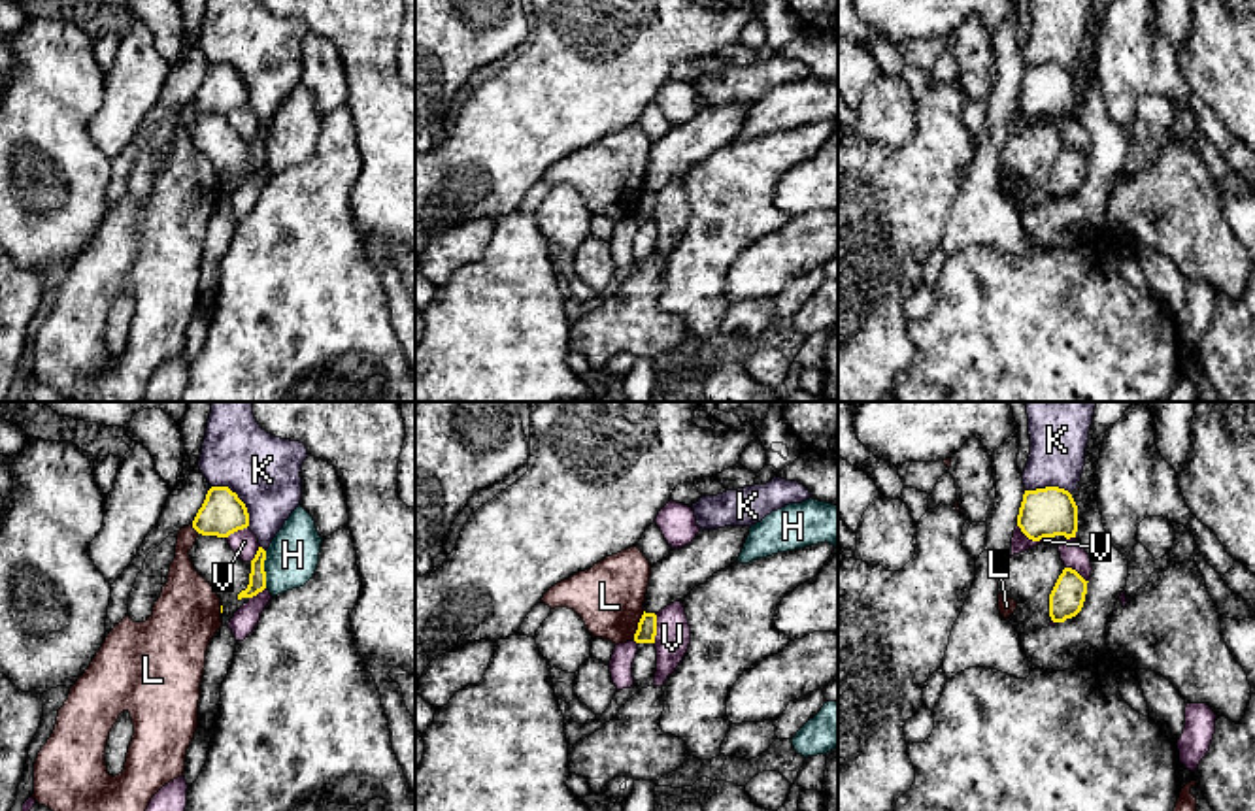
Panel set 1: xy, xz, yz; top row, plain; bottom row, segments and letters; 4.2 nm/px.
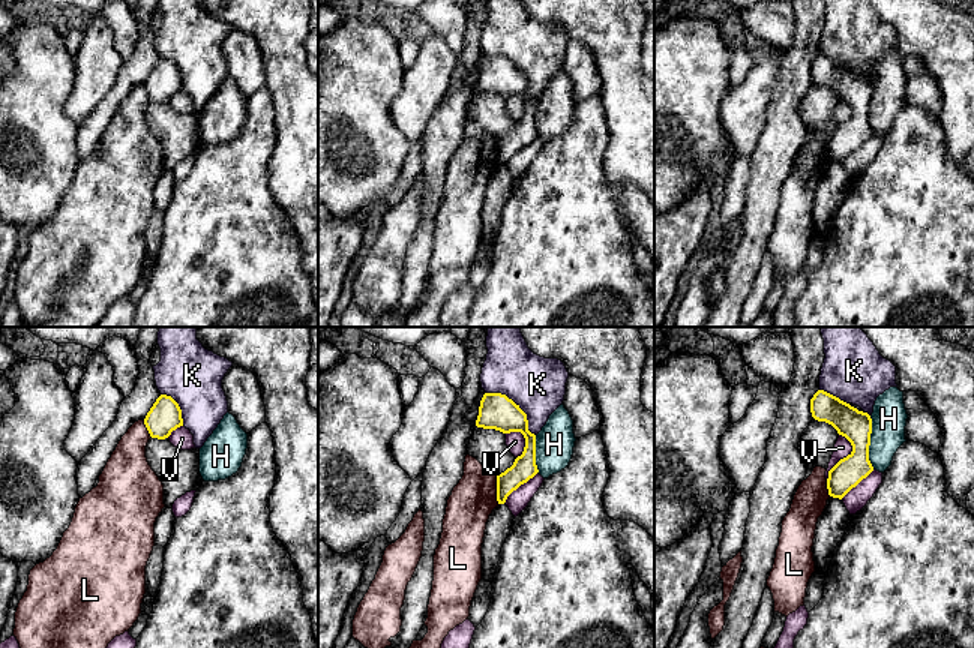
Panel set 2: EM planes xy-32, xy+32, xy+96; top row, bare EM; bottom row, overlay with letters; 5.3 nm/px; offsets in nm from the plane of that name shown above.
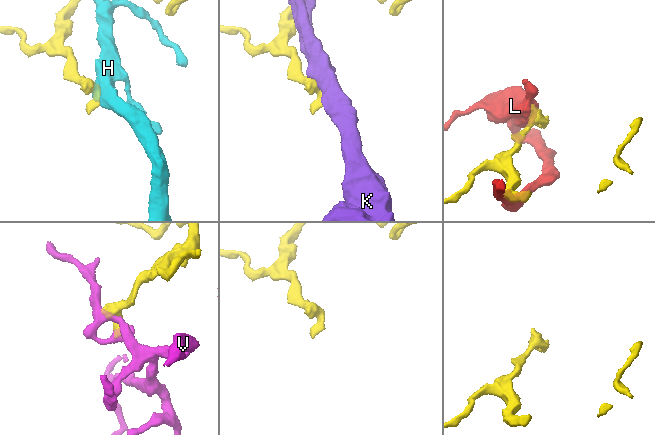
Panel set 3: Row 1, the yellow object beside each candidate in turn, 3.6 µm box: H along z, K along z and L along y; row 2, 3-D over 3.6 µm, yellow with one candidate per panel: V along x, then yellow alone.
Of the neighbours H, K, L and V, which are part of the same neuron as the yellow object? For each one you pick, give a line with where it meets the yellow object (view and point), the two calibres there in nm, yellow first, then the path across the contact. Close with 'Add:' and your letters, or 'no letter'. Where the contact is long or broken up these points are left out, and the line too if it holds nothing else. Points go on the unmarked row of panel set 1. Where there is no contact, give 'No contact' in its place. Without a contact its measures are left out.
Add: no letter

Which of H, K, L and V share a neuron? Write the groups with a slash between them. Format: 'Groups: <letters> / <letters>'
Groups: H / K / L / V

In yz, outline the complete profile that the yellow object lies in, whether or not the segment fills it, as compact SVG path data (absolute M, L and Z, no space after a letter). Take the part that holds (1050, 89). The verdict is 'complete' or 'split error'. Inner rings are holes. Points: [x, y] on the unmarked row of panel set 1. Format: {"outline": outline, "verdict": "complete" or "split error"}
{"outline": "M1059 64L1025 68L1017 104L1032 119L1055 113L1076 115L1078 83L1072 72Z", "verdict": "complete"}

